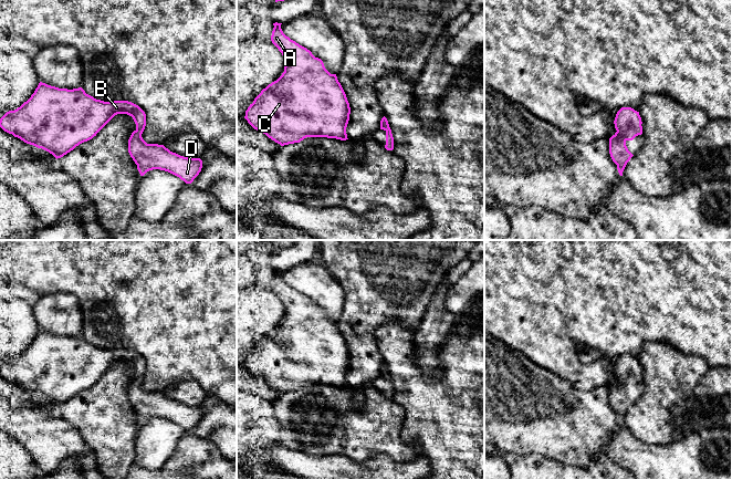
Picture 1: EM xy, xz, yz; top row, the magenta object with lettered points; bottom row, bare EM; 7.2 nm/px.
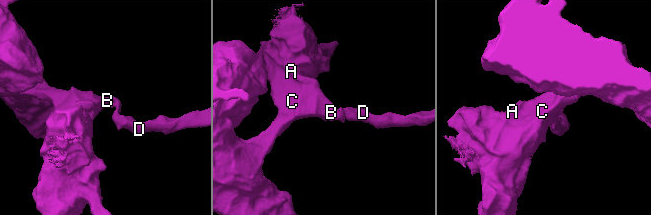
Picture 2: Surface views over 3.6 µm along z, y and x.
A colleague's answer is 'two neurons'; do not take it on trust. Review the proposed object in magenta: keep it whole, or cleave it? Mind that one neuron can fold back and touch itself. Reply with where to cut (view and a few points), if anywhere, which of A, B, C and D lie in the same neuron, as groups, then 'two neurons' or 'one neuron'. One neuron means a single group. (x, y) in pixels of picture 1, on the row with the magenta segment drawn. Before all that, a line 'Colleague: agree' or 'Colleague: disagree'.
Colleague: disagree
cut none; groups A B C D; one neuron

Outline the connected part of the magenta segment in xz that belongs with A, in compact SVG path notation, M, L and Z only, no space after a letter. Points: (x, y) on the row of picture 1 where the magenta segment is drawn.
M273 23L271 41L284 58L284 72L254 98L244 118L281 146L300 143L306 137L348 139L346 127L351 107L336 74L331 74L310 50L286 37L281 24Z

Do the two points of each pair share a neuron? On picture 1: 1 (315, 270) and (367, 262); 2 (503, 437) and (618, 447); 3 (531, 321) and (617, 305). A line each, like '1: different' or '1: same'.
1: different
2: different
3: same

